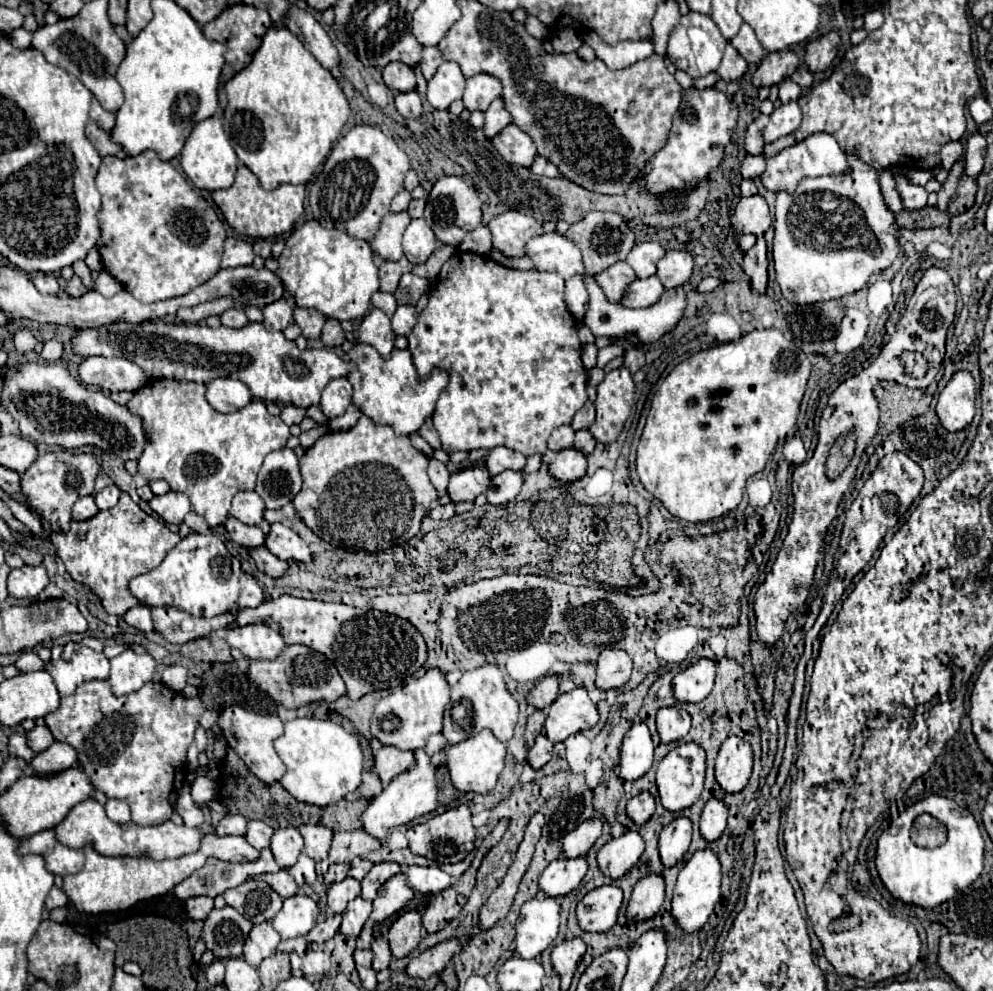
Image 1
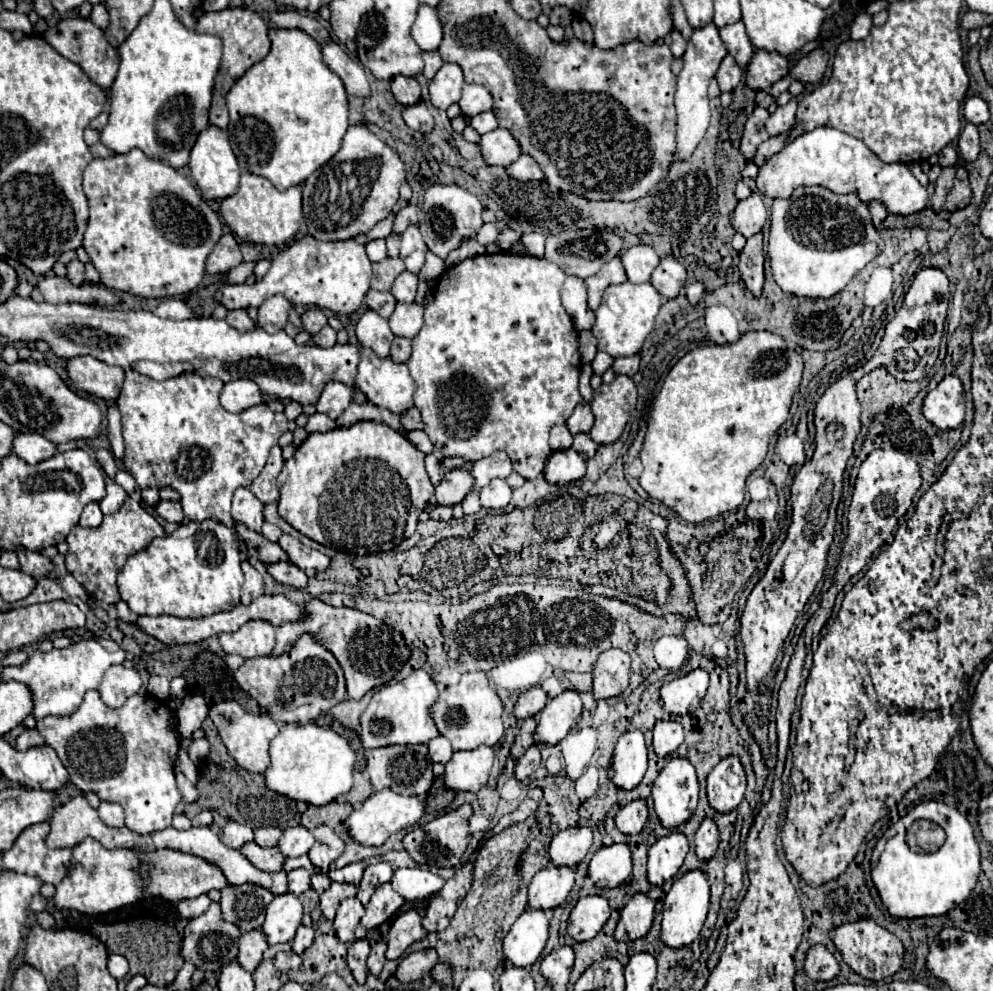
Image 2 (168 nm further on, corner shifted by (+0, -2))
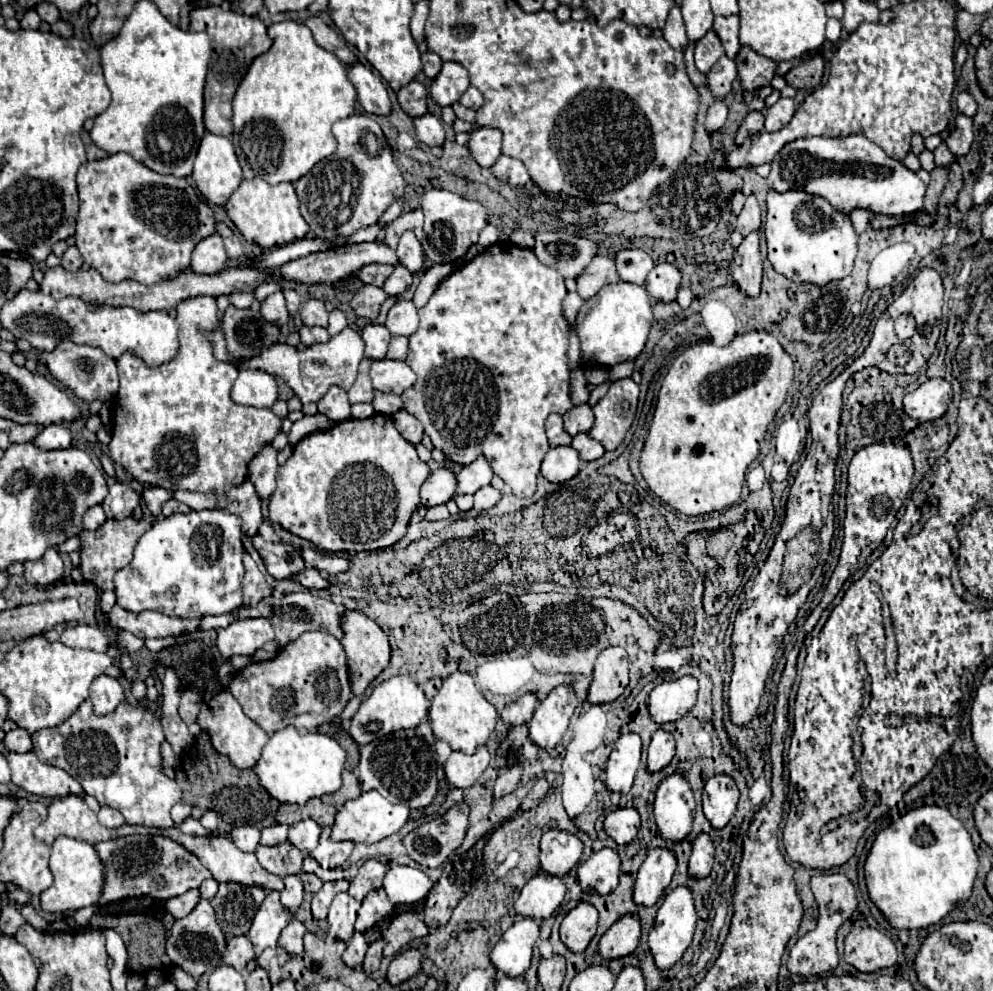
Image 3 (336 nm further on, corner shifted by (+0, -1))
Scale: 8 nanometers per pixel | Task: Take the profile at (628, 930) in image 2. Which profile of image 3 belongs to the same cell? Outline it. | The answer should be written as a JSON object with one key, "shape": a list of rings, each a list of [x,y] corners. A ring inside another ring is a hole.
{"shape":[[[624,915],[620,917],[600,939],[600,955],[606,959],[616,959],[630,955],[640,941],[640,917]]]}

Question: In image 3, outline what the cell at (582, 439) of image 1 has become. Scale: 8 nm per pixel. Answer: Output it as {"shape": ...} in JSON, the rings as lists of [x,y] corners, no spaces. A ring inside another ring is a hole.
{"shape":[[[586,433],[574,435],[572,447],[578,451],[582,461],[594,461],[594,459],[600,459],[604,455],[604,447],[598,441],[594,441],[592,437],[588,437]]]}

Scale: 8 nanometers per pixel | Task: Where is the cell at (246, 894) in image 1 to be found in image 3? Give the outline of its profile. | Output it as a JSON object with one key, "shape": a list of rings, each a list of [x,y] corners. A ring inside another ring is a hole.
{"shape":[[[220,883],[220,891],[210,901],[222,931],[230,937],[246,935],[252,927],[252,919],[266,899],[262,887],[248,887],[240,883]]]}

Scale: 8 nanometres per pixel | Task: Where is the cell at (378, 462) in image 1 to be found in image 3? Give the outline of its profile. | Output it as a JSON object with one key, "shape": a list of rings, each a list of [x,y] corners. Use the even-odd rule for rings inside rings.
{"shape":[[[376,413],[368,419],[346,419],[326,431],[306,435],[292,457],[278,467],[278,487],[270,497],[270,519],[290,533],[312,541],[324,551],[374,551],[392,547],[406,531],[412,513],[420,505],[420,487],[430,477],[430,467],[420,461],[412,443],[394,427],[392,417]]]}

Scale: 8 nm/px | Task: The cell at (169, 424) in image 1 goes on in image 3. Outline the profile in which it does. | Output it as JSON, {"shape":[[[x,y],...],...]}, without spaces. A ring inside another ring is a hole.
{"shape":[[[198,295],[180,301],[176,319],[180,321],[180,353],[172,363],[150,369],[128,353],[116,361],[120,391],[114,403],[110,457],[142,485],[216,493],[218,509],[226,509],[230,489],[246,481],[248,463],[280,433],[282,417],[270,409],[232,403],[230,385],[238,371],[216,361],[204,337],[204,331],[220,325],[216,297]]]}

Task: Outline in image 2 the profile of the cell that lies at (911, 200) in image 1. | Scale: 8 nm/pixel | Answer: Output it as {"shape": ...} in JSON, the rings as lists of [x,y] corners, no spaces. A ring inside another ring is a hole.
{"shape":[[[814,128],[812,132],[806,132],[802,136],[798,136],[796,140],[792,140],[784,150],[780,150],[778,154],[774,154],[762,168],[760,174],[756,178],[756,186],[762,194],[770,196],[770,198],[788,198],[796,188],[800,186],[822,186],[828,188],[836,194],[858,194],[858,198],[862,202],[872,202],[872,200],[880,200],[888,212],[892,214],[900,214],[900,216],[908,216],[914,212],[920,212],[928,206],[928,192],[926,188],[914,178],[914,174],[908,170],[906,164],[886,164],[882,162],[872,150],[866,148],[864,142],[860,142],[854,136],[848,136],[846,132],[840,132],[836,128]]]}

